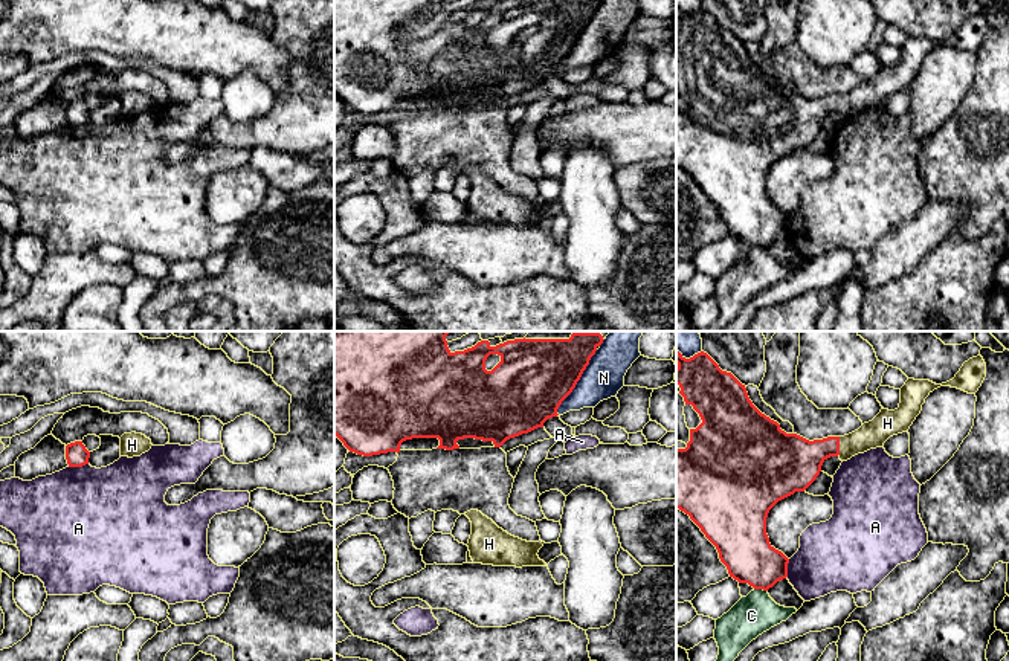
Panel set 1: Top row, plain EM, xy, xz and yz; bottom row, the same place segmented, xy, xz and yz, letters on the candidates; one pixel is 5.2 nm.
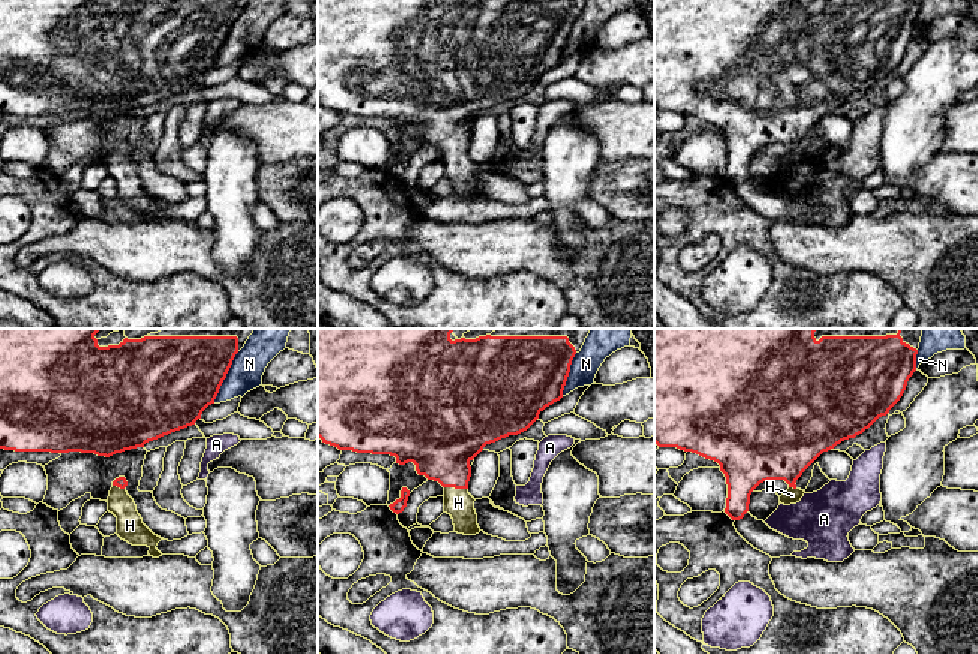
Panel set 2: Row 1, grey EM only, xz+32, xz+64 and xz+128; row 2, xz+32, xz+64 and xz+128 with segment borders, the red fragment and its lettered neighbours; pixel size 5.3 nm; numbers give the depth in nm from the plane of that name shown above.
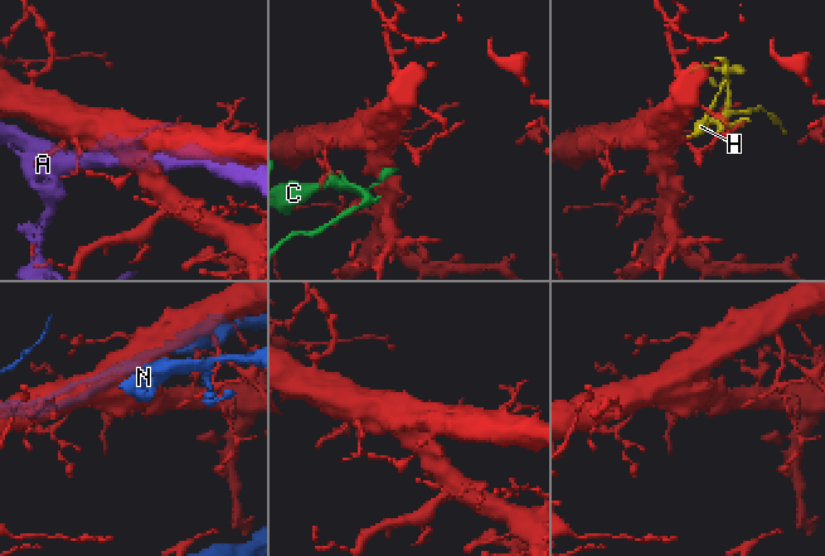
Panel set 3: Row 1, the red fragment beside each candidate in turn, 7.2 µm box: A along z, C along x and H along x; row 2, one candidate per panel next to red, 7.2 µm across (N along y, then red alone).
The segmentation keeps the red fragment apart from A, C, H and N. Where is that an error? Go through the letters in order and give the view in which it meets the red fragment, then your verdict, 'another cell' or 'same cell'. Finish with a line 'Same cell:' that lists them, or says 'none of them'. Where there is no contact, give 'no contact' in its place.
A: xy | another cell
C: yz | another cell
H: yz | same cell
N: xz | another cell
Same cell: H

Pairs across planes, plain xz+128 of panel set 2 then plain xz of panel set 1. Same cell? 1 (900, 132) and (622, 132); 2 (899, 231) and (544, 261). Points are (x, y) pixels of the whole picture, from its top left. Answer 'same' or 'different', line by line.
1: different
2: same

